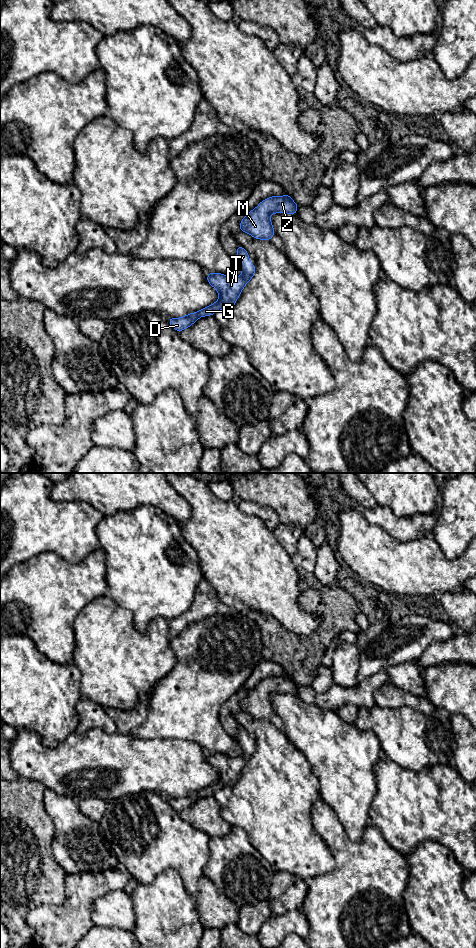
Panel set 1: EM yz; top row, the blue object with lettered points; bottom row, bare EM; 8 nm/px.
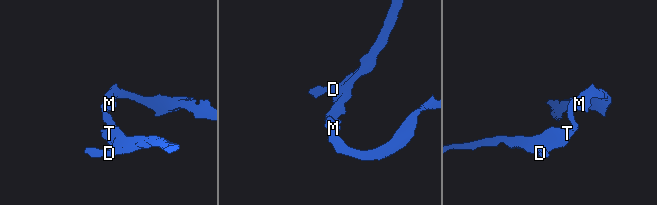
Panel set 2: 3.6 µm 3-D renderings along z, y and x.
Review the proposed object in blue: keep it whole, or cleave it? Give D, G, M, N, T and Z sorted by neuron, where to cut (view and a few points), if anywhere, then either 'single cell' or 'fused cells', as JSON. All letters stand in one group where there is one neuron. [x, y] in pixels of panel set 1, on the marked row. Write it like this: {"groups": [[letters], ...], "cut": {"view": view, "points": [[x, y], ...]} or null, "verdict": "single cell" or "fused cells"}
{"groups": [["D", "G", "M", "N", "T", "Z"]], "cut": null, "verdict": "single cell"}

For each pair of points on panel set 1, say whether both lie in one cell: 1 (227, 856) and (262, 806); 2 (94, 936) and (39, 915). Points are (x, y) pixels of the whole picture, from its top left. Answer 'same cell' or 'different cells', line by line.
1: different cells
2: different cells

